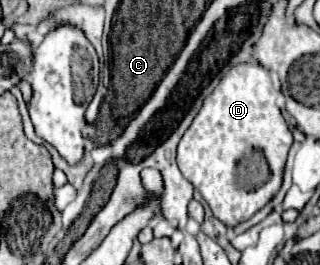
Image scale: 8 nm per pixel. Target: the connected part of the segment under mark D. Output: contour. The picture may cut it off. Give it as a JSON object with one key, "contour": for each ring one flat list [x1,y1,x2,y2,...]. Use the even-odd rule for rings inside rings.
{"contour":[[239,64,229,68,217,90,203,102,203,108,177,146,177,164,193,188,201,192,213,216,227,228,235,228,269,204,279,192,291,142,293,136,277,106,271,74,259,64],[249,148,259,148,271,168,271,178,251,192,235,184,235,164]]}

